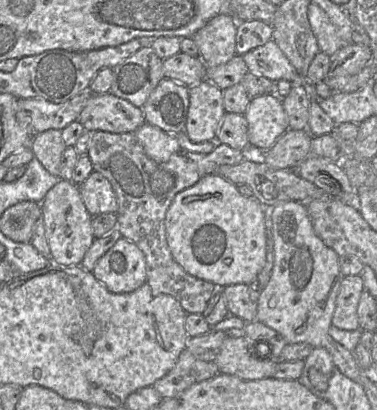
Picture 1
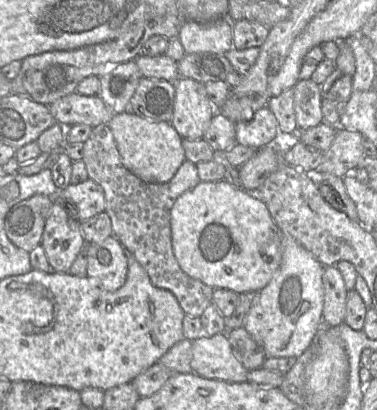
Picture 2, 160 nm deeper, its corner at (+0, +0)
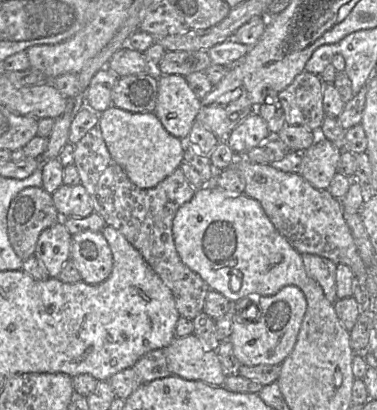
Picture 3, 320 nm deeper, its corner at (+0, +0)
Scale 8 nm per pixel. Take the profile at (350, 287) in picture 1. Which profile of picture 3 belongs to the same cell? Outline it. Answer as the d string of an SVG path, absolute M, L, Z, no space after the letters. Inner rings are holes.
M301 254L302 262L307 274L321 286L327 300L334 304L336 296L336 267L331 260L314 255Z

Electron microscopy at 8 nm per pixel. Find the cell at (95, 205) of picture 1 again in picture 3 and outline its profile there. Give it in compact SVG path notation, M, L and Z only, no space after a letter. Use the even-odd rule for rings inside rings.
M62 184L53 194L54 205L62 218L85 218L94 212L91 198L82 184Z

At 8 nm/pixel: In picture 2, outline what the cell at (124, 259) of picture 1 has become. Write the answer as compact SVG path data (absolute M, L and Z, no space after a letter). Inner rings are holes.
M112 235L101 243L87 244L87 276L96 279L108 292L120 289L128 271L128 254L121 242Z

